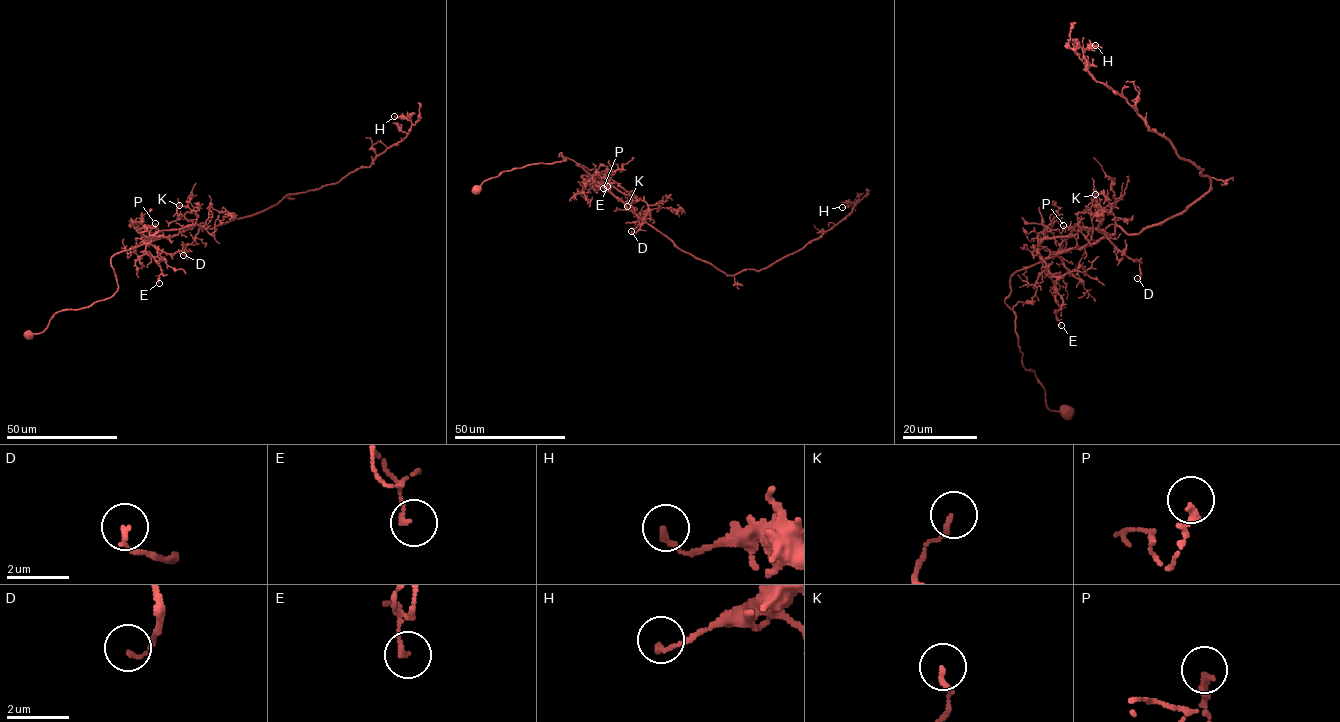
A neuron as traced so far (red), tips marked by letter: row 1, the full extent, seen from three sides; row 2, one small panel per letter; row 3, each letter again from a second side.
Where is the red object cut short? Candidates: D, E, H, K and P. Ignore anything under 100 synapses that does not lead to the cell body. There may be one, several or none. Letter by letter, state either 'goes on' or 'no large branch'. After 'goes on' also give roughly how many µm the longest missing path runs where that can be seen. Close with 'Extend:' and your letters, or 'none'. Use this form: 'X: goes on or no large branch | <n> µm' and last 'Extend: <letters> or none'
D: no large branch
E: no large branch
H: no large branch
K: no large branch
P: no large branch
Extend: none

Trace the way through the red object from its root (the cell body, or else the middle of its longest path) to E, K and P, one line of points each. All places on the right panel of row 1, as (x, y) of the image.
E: (1063, 411), (1048, 409), (1022, 365), (1004, 301), (1016, 270), (1047, 259), (1042, 269), (1060, 275), (1061, 325)
K: (1063, 411), (1048, 409), (1022, 365), (1004, 299), (1016, 270), (1114, 232), (1114, 205), (1087, 209), (1095, 194)
P: (1063, 411), (1048, 409), (1022, 365), (1016, 314), (1004, 301), (1012, 275), (1047, 259), (1038, 235), (1063, 225)

